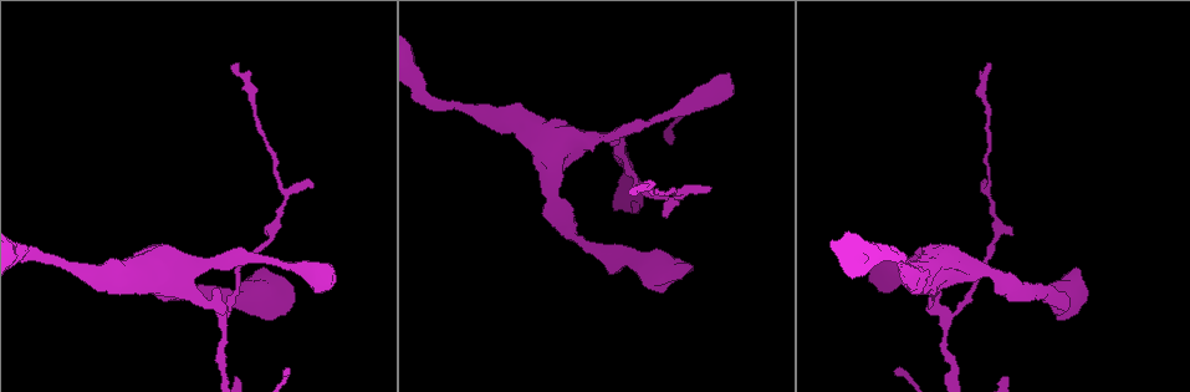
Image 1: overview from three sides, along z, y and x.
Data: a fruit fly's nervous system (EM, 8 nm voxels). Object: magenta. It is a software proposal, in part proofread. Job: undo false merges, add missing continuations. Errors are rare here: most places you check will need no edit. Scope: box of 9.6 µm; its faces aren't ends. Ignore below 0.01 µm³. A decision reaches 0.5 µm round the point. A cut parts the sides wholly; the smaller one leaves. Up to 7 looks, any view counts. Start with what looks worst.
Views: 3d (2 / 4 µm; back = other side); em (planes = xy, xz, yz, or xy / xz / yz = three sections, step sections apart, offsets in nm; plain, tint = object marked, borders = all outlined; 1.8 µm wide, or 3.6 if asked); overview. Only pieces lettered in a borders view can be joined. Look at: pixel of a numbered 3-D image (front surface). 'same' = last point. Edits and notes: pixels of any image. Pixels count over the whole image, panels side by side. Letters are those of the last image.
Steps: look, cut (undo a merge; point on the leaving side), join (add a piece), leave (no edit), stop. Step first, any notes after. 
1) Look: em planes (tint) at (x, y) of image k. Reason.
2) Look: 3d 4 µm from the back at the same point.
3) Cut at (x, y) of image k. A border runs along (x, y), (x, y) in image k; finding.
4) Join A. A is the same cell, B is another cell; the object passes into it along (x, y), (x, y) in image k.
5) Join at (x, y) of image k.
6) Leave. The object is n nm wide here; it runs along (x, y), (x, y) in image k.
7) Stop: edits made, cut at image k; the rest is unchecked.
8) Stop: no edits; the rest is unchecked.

Look: 3d 2 µm at (235, 64) of image 1. End of a long branch.

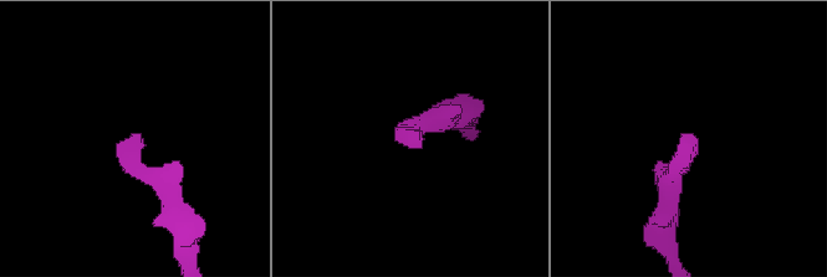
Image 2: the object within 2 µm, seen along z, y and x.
Look: em planes (borders) at (691, 133) of image 2. Need the tissue.

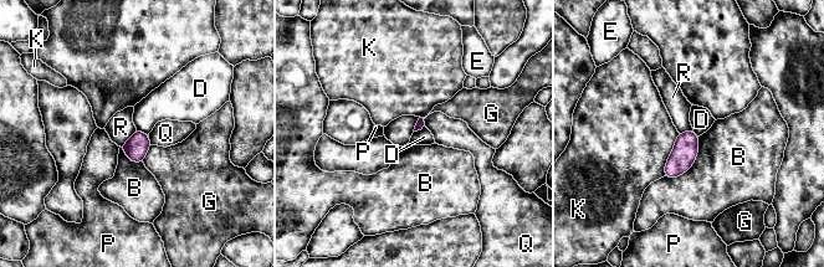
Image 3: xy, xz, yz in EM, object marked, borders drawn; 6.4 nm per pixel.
Leave. B, D, E, G, K, P, Q and R are other cells; a border runs along (136, 129), (119, 147) in image 3; no lettered piece goes on from it.

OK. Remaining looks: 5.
Look: 3d 4 µm at (605, 257) of image 1. Branch point.

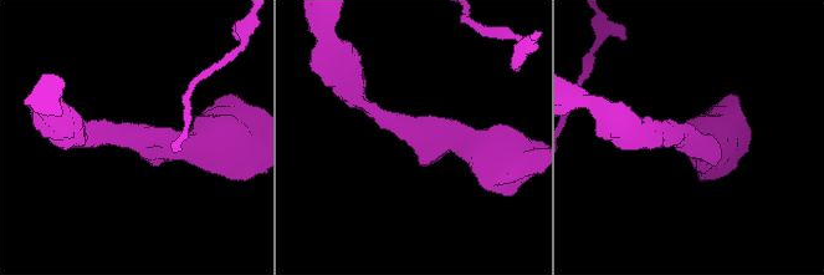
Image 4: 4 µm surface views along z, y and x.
Look: em planes (tint) at (689, 139) of image 4. 3 arms meet here; the arms are 220, 280, 280 nm wide.

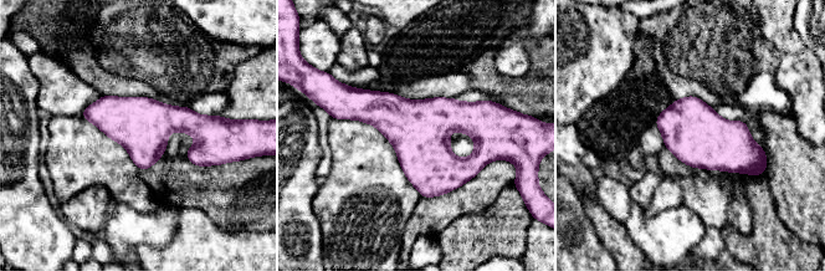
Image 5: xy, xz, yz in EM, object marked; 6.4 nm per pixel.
Look: em planes (borders) at the same point. See the neighbours.

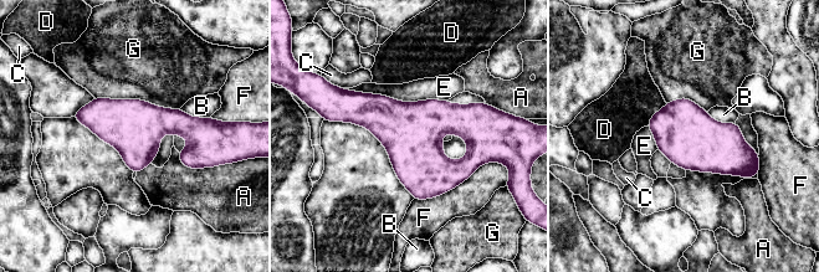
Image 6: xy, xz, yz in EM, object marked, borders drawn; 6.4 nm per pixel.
Leave. The object is 360 nm wide here; A, B, C, D, E, F and G are other cells; a border runs along (706, 112), (722, 123), (735, 122) in image 6; one neuron here.

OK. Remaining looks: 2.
Look: em planes (plain) at (1006, 378) of image 1. Branch stops here.

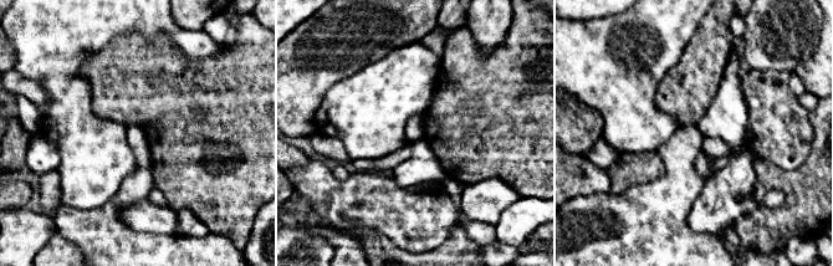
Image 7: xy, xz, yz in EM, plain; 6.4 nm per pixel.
Look: em planes (borders) at the same point. See the neighbours.

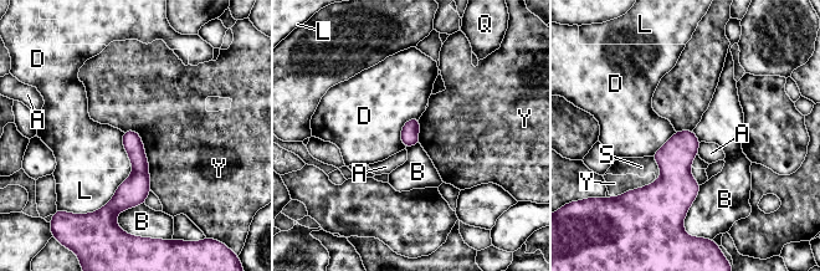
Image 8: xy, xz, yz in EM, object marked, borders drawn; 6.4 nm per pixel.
Leave. A, B, D, L, Q, S and Y are other cells; none of them fits.

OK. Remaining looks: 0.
Stop: no edits; the rest is unchecked.

